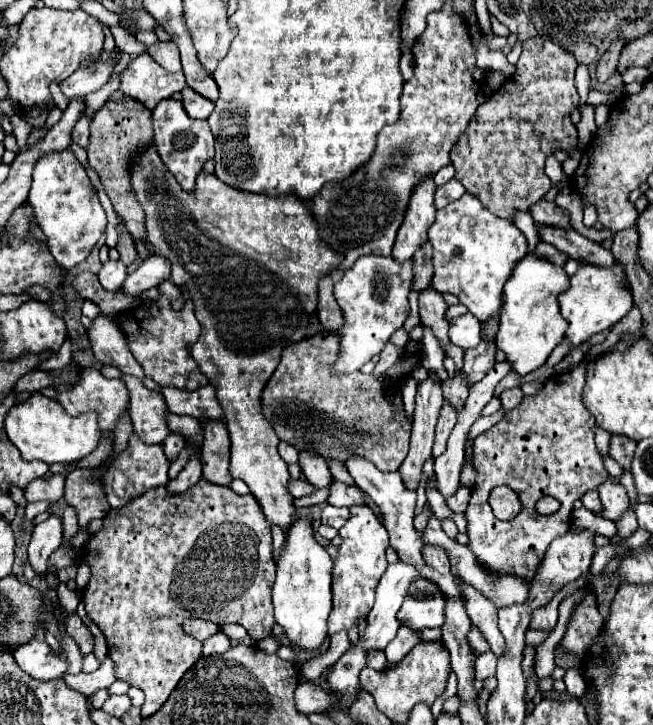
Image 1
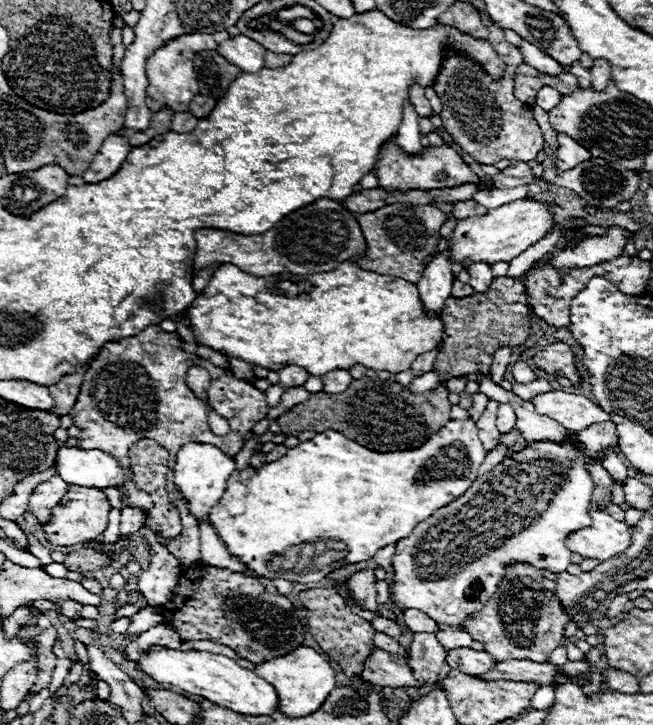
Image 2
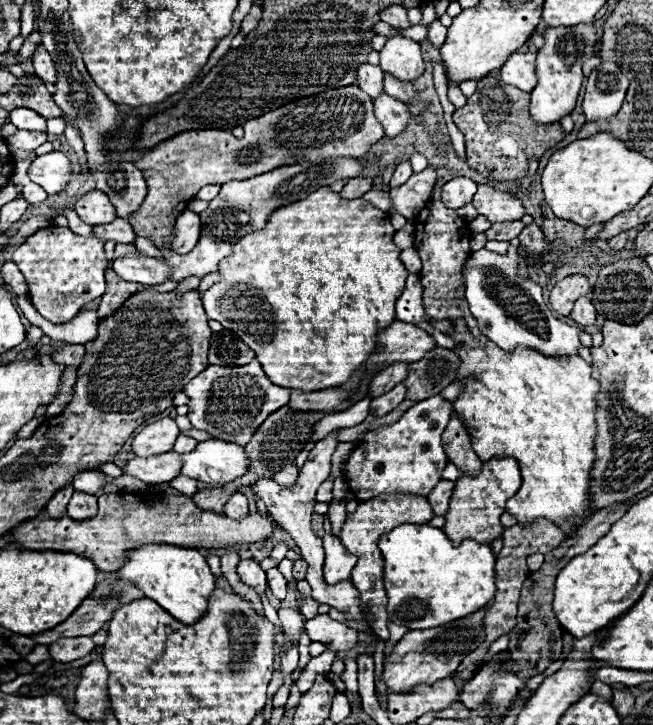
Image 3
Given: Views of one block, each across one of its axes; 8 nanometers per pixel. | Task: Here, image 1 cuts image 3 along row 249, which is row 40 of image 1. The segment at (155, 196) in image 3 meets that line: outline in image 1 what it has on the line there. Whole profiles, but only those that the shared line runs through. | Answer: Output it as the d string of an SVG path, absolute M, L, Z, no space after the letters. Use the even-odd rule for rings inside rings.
M172 40L166 42L156 42L150 48L150 56L168 72L180 72L182 64L180 64L180 52L178 46Z

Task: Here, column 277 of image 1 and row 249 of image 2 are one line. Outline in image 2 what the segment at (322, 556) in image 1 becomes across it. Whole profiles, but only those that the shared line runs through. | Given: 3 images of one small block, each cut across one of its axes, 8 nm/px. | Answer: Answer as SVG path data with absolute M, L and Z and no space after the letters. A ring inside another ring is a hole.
M610 226L608 234L602 238L586 238L578 248L560 248L552 256L552 264L560 268L574 268L574 266L592 266L622 254L626 238L624 228Z

